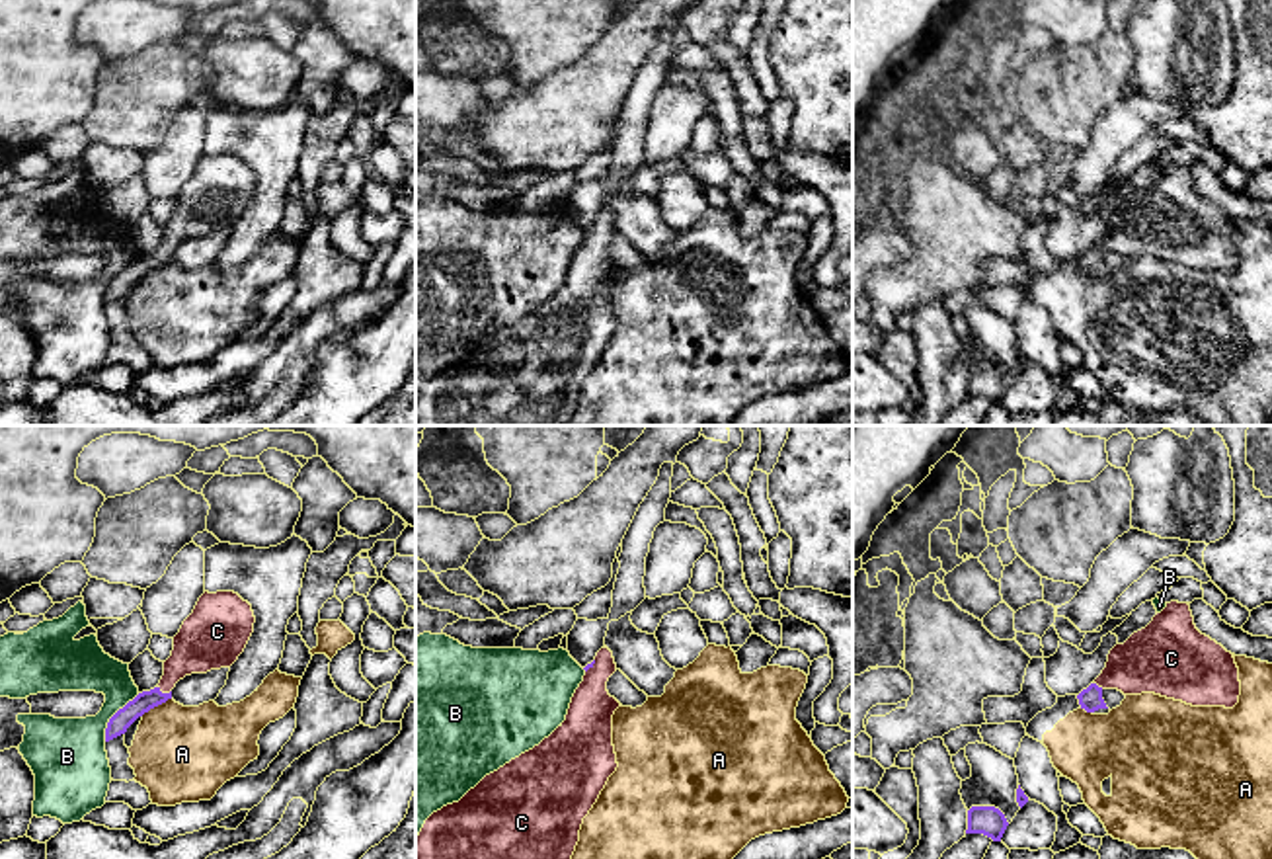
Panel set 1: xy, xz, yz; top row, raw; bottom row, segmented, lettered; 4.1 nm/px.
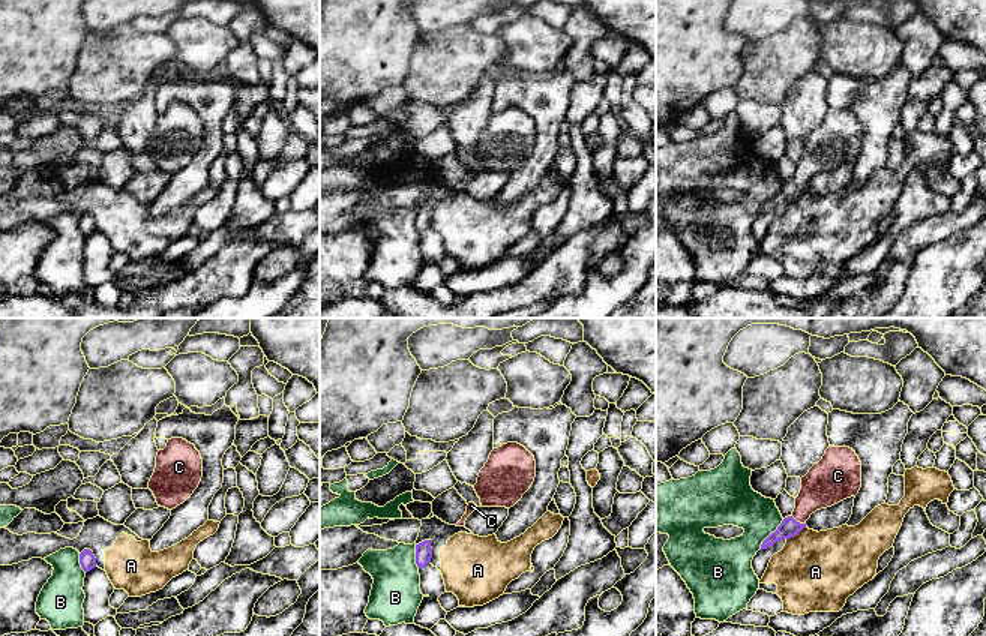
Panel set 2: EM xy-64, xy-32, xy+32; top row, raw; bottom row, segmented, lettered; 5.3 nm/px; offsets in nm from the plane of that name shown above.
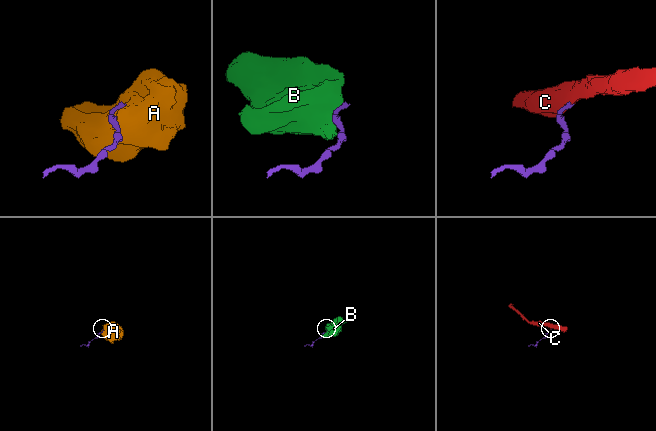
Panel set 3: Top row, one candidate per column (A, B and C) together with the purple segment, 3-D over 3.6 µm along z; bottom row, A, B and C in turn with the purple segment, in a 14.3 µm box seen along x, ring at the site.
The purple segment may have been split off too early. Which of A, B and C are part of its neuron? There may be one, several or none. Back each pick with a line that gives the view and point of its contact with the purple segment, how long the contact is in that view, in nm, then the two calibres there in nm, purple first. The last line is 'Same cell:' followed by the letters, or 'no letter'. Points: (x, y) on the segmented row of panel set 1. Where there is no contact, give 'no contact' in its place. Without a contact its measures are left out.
C: contact xy (164, 694); length 60 nm; calibres 90 and 220 nm
Same cell: C

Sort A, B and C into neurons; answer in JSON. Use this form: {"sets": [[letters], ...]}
{"sets": [["A"], ["B"], ["C"]]}

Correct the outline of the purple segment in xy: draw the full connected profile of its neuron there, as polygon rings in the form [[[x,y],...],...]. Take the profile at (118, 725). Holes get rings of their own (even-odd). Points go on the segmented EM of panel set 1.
[[[205,592],[174,636],[174,650],[164,662],[160,683],[139,693],[109,718],[105,742],[125,734],[139,716],[172,699],[172,689],[185,675],[230,668],[244,652],[254,623],[252,605],[238,593]]]

